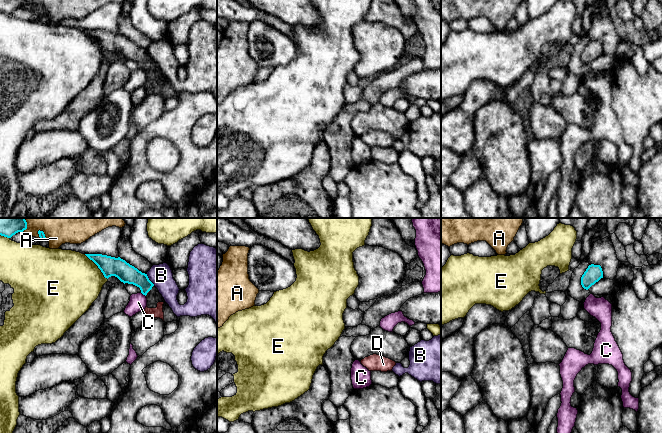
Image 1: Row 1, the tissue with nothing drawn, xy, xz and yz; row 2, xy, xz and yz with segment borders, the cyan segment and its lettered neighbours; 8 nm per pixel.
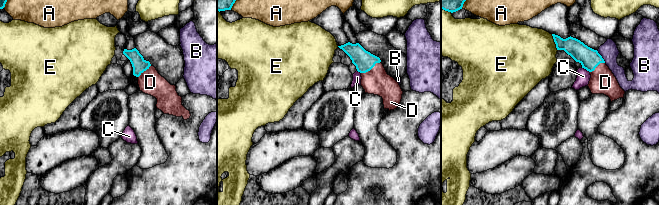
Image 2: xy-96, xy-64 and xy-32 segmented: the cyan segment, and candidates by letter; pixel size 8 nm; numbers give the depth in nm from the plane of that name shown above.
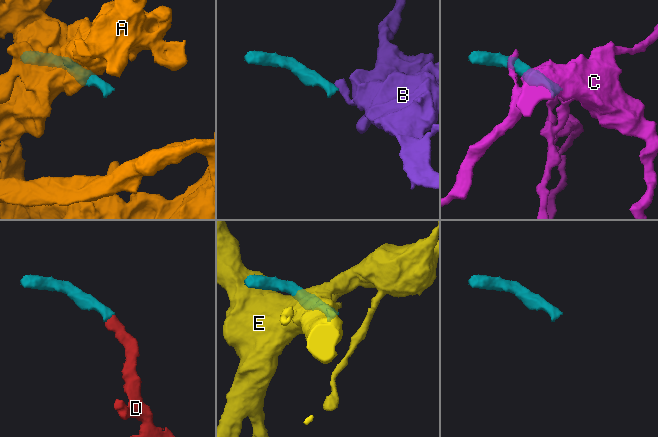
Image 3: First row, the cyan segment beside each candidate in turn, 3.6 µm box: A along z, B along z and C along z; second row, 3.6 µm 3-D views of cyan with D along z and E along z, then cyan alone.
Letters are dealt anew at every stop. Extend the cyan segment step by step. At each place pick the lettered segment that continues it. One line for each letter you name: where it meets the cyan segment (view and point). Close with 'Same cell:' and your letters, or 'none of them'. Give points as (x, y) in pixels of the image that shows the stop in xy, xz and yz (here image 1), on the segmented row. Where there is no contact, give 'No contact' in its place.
D: Touches cyan at xy (148, 291)
Same cell: D

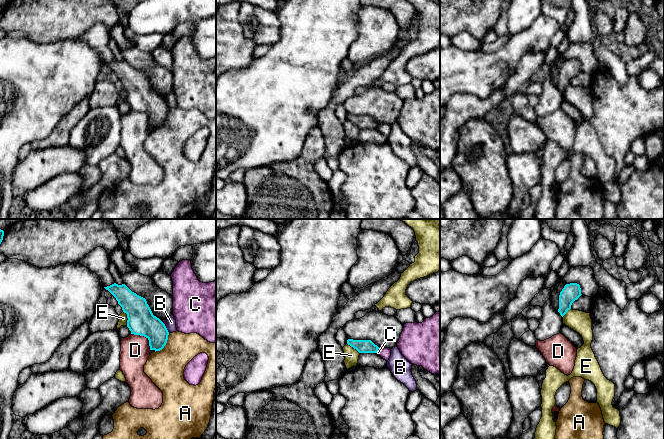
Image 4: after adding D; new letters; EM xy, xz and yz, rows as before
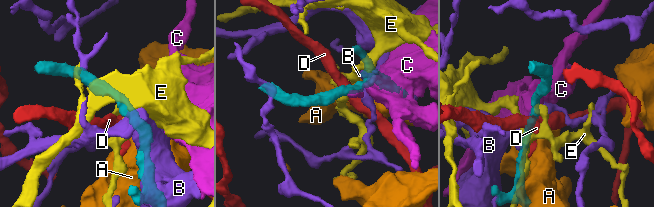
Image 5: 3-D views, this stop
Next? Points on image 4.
Same cell: none of them

